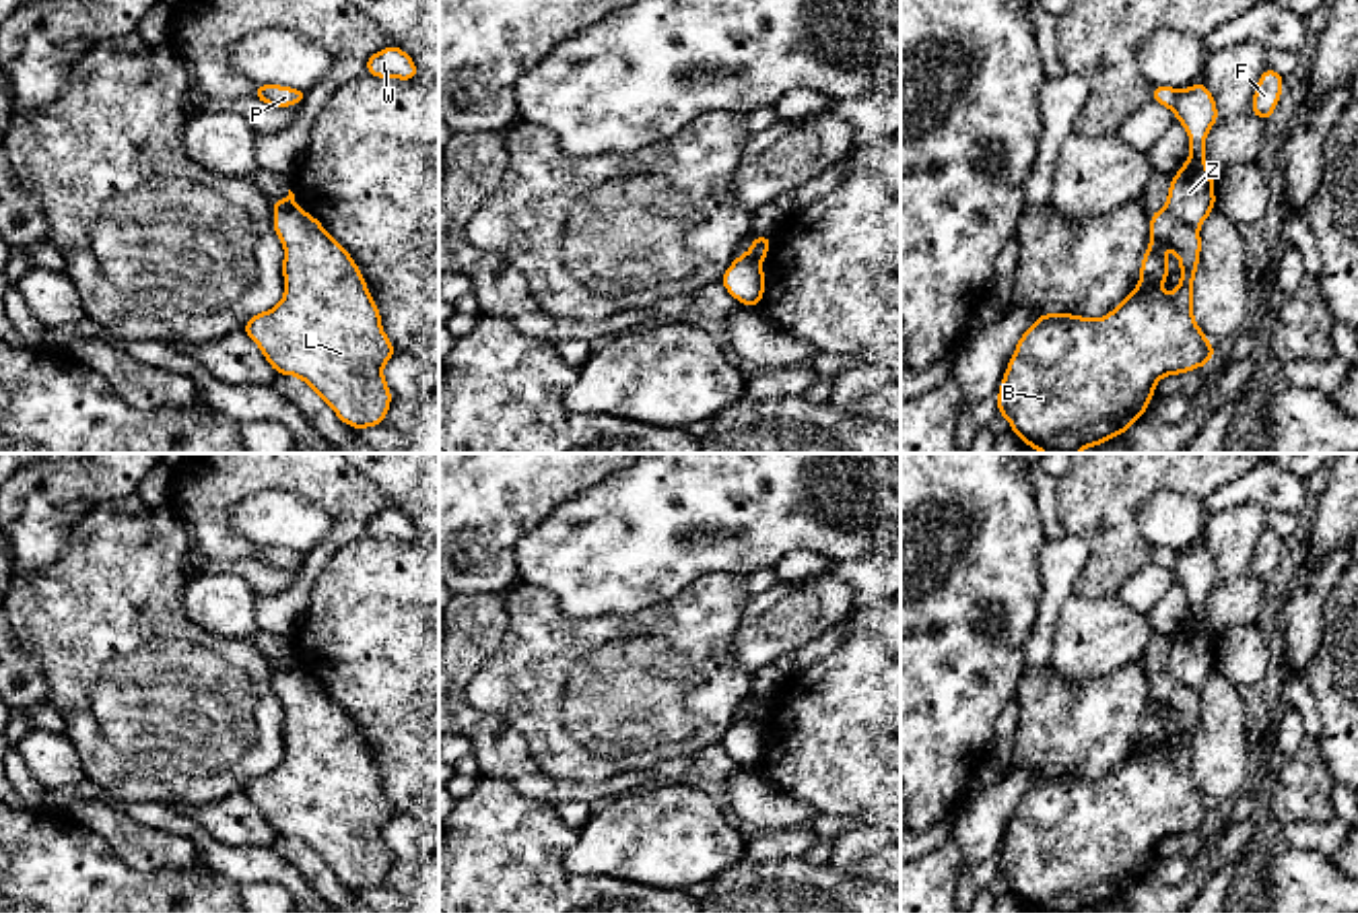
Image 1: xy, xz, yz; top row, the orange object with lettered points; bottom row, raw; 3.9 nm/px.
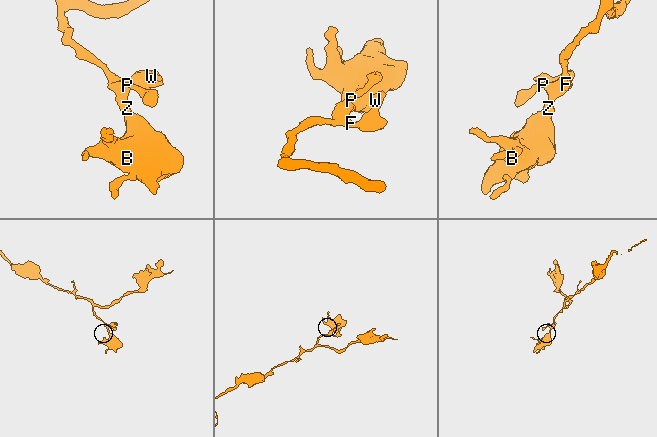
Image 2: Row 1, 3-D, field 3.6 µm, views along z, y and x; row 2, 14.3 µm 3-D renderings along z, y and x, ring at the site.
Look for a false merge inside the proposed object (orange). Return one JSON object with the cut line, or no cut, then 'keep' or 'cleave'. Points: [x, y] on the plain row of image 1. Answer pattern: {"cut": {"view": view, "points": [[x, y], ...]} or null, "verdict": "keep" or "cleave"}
{"cut": {"view": "yz", "points": [[1165, 668], [1198, 691]]}, "verdict": "cleave"}

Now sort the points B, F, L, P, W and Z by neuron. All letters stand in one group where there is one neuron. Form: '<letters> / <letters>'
B L / F P W Z

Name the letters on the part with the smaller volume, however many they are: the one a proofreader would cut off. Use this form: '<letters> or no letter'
B, L

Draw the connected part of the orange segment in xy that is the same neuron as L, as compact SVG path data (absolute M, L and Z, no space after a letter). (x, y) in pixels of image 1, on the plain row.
M299 668L274 674L272 690L284 709L284 756L276 769L256 775L241 791L258 806L278 837L303 841L344 886L363 892L385 884L392 851L383 839L383 826L398 812L381 789L381 775L363 734L324 686Z

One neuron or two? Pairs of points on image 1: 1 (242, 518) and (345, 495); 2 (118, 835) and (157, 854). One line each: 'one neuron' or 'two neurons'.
1: two neurons
2: one neuron

